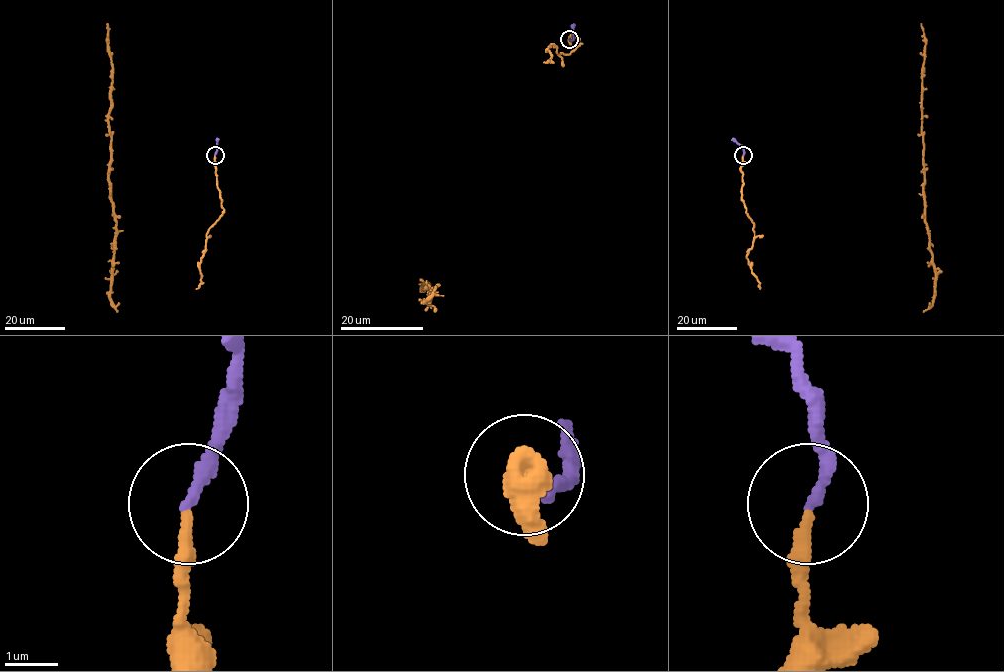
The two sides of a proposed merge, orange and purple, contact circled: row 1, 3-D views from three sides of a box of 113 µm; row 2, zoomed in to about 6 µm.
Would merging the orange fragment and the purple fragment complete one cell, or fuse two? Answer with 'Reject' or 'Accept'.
Accept

